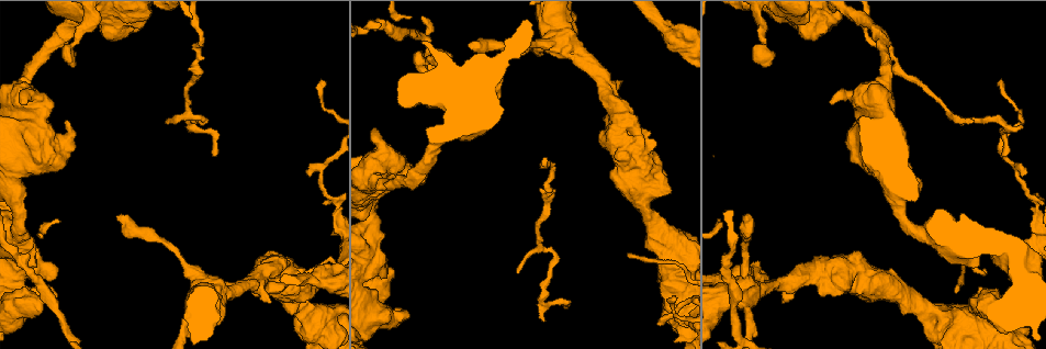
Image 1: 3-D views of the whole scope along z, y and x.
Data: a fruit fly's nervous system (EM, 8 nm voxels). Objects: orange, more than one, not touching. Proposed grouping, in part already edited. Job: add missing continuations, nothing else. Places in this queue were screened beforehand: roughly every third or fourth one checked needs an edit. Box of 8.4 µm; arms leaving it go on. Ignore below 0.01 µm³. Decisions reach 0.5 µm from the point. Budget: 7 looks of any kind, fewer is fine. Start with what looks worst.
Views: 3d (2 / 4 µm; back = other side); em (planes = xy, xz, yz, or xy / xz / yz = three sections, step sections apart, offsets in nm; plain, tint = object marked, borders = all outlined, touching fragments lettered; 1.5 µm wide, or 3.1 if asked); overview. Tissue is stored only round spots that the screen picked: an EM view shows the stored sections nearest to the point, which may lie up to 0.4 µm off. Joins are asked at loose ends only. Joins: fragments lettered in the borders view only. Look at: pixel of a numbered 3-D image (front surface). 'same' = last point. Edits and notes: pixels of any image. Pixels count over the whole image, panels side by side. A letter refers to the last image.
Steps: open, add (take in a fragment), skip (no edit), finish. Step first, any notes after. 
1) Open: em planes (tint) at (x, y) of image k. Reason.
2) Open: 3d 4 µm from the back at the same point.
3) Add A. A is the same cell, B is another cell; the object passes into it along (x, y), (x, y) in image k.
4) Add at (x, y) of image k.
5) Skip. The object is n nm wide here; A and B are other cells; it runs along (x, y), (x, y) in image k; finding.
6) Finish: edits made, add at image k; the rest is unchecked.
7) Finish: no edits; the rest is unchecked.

Open: 3d 4 µm at (270, 303) of image 1. Free end.

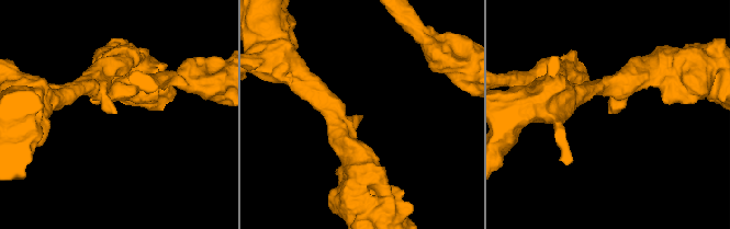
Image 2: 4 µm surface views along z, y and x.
Open: em planes (borders) at (360, 116) of image 2. Now the EM.

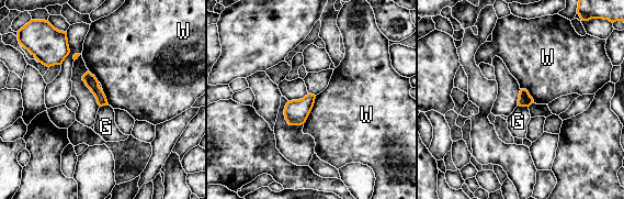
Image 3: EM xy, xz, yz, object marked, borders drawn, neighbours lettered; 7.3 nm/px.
Skip. G and W are other cells; no lettered fragment goes on from it.

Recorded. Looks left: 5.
Open: em yz step 4 (borders) at (1024, 174) of image 1. Tapers out.

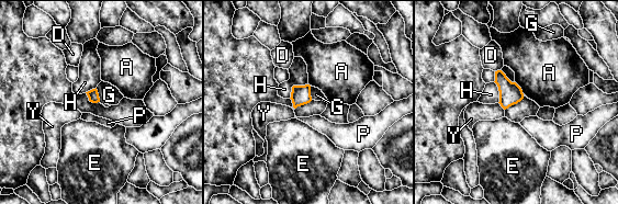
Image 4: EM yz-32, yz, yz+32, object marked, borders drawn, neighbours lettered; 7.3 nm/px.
Open: em planes (borders) at the same point.

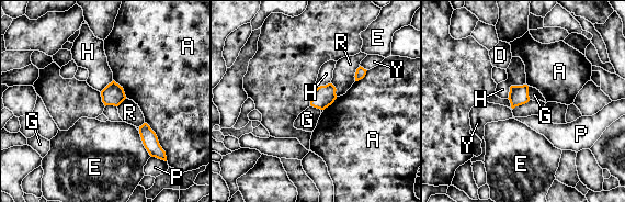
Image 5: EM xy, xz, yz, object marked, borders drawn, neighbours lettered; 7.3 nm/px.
Skip. The object is 140 nm wide here; A, D, E, G, H, P, R and Y are other cells; a border runs along (527, 86), (530, 99) in image 5; none of them fits.

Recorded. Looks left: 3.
Open: 3d 2 µm at (325, 82) of image 1. Free end.

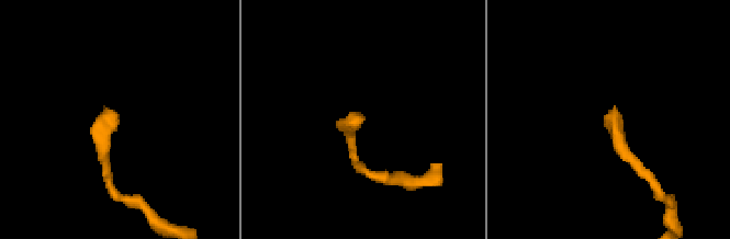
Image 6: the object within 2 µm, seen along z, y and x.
Open: em planes (borders) at (114, 112) of image 6. Shape alone is not enough.

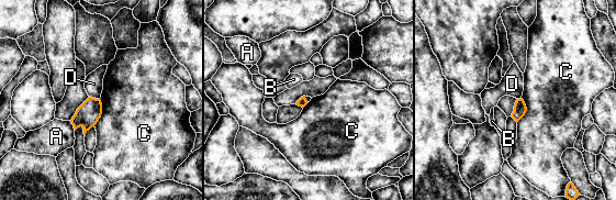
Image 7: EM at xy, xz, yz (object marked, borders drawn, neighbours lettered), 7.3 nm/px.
Skip. A, B, C and D are other cells; a border runs along (100, 99), (101, 117), (93, 125) in image 7; no lettered fragment goes on from it.

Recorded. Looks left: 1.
Finish: no edits; the rest is unchecked.

